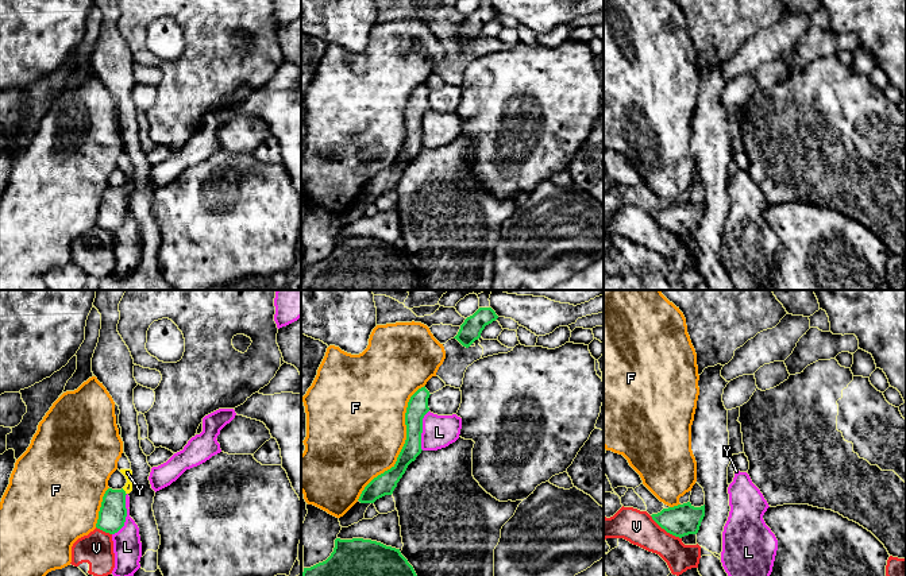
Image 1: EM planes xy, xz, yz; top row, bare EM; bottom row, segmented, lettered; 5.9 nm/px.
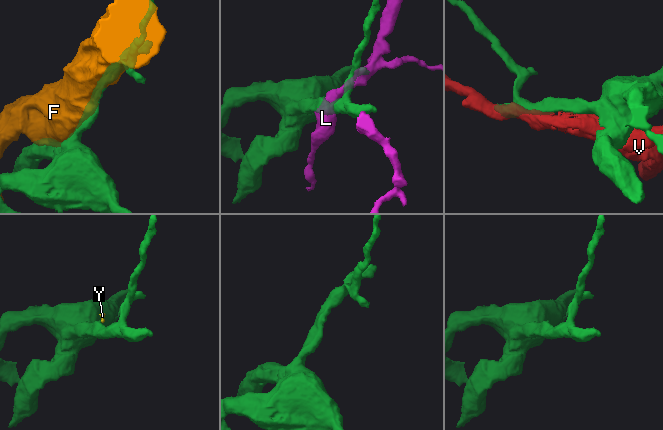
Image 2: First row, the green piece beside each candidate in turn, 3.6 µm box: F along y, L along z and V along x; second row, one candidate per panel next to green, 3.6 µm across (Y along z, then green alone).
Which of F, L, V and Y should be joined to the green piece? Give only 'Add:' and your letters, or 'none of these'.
Add: Y

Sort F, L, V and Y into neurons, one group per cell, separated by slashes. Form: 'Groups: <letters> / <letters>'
Groups: F / L / V / Y

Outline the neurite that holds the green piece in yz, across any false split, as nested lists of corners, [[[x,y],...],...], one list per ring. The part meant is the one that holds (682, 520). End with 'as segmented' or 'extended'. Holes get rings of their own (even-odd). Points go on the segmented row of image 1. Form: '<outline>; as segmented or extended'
[[[690,502],[663,509],[651,515],[652,519],[667,533],[675,537],[697,534],[705,517],[705,505],[694,507]]]; as segmented

